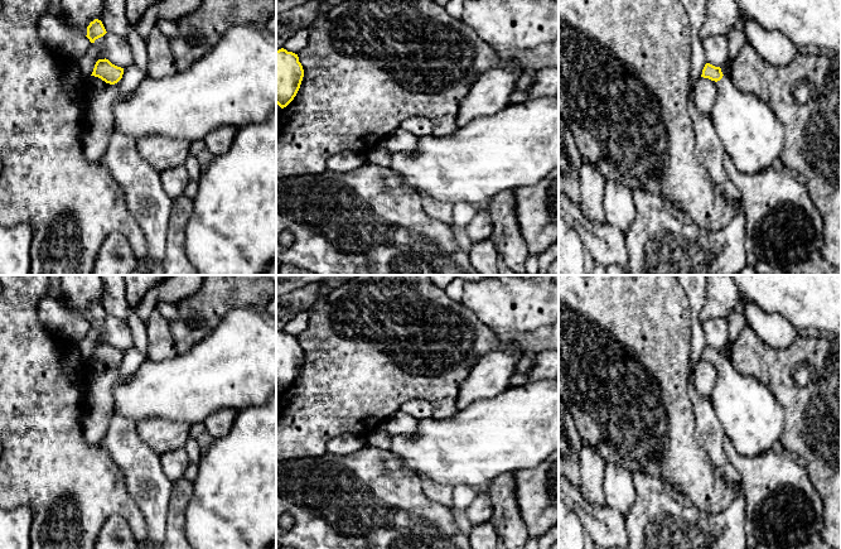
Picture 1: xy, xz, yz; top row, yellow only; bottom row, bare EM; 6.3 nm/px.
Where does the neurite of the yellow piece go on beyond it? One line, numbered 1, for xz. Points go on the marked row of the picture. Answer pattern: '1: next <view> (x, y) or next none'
1: next none

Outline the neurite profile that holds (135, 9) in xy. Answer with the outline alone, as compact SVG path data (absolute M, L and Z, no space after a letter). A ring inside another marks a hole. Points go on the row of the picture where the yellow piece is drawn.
M126 0L126 16L131 24L137 24L145 11L159 0Z

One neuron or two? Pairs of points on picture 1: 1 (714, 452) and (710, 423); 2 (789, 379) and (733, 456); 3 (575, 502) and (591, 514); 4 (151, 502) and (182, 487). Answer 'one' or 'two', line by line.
1: one
2: two
3: one
4: two

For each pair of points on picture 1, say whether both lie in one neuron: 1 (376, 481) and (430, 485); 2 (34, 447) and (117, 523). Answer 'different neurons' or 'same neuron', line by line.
1: different neurons
2: different neurons

